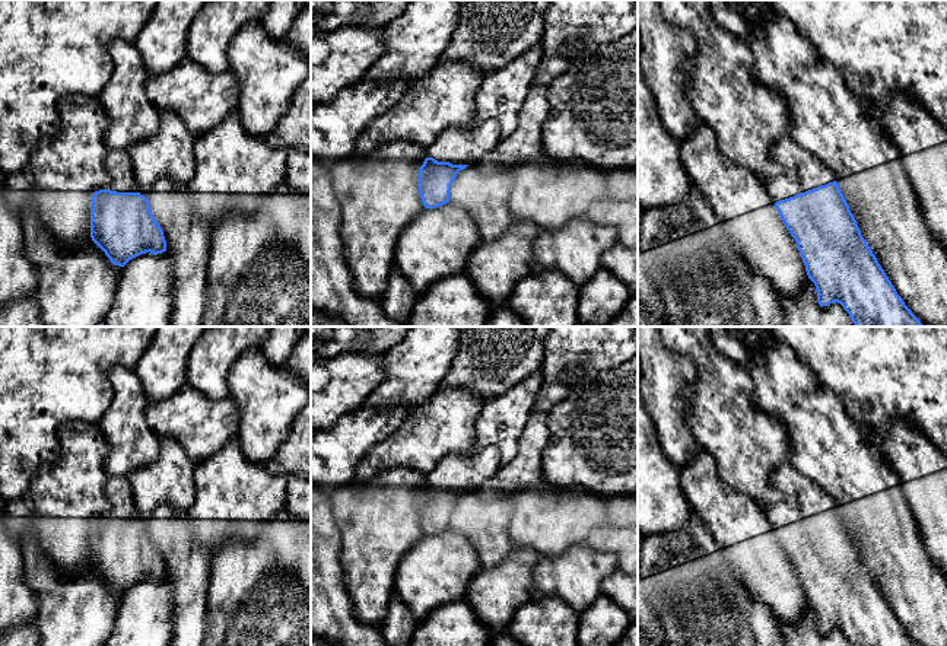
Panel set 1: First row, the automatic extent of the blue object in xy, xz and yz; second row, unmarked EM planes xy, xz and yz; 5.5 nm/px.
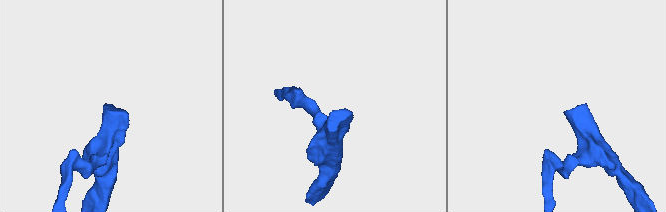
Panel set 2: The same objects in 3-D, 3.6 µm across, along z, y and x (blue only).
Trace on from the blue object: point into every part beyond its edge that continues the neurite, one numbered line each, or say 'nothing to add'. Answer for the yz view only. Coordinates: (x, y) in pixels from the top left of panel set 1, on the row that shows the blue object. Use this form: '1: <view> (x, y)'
1: yz (801, 171)

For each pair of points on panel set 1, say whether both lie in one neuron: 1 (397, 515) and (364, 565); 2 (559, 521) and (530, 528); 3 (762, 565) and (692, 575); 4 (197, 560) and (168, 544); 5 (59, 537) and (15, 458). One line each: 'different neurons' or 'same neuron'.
1: same neuron
2: same neuron
3: different neurons
4: same neuron
5: different neurons

